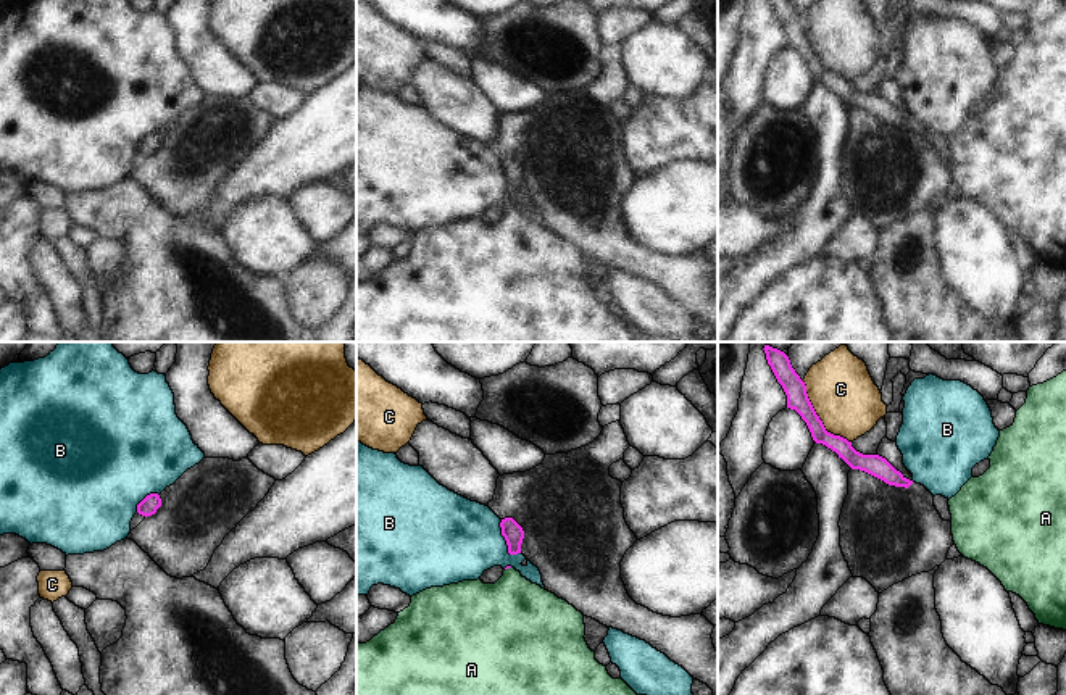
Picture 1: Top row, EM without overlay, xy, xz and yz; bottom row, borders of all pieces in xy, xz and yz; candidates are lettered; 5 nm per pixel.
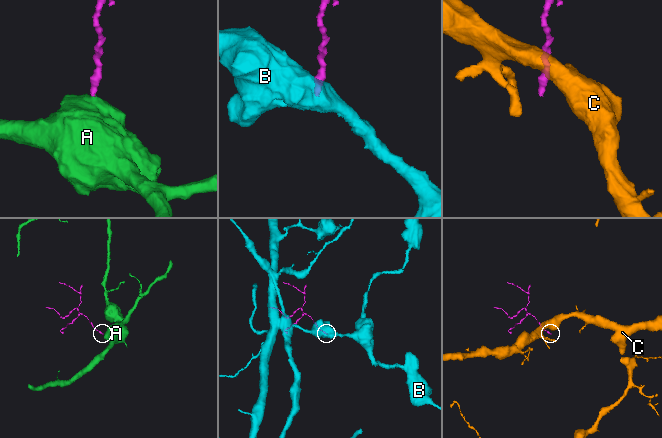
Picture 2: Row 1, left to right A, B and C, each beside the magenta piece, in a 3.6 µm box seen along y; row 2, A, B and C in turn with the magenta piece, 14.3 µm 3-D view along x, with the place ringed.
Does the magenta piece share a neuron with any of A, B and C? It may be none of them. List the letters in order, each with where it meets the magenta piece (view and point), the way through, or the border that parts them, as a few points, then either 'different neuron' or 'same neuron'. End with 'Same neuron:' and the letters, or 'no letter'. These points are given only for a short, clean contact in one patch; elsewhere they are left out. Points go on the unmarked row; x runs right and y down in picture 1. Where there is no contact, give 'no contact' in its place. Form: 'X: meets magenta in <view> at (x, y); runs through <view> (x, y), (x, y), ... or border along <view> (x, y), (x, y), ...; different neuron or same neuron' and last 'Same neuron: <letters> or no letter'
A: meets magenta in xz at (507, 207); runs through xz (507, 205), (507, 207), (512, 216), (512, 257); same neuron
B: meets magenta in xz at (507, 181); border along xz (500, 158), (500, 173), (507, 189), (520, 192); different neuron
C: meets magenta in yz at (818, 57); border along yz (802, 20), (823, 65), (850, 81); different neuron
Same neuron: A

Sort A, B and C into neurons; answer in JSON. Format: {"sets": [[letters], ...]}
{"sets": [["A"], ["B"], ["C"]]}

